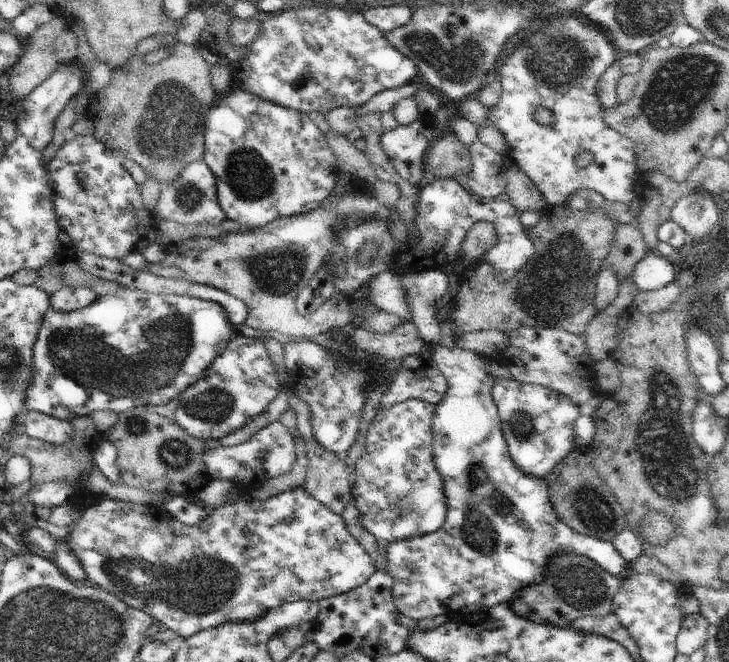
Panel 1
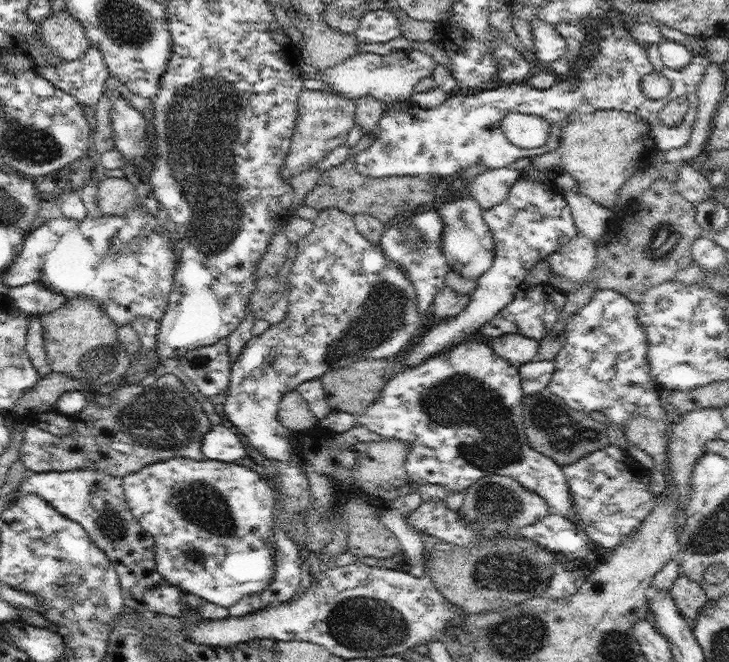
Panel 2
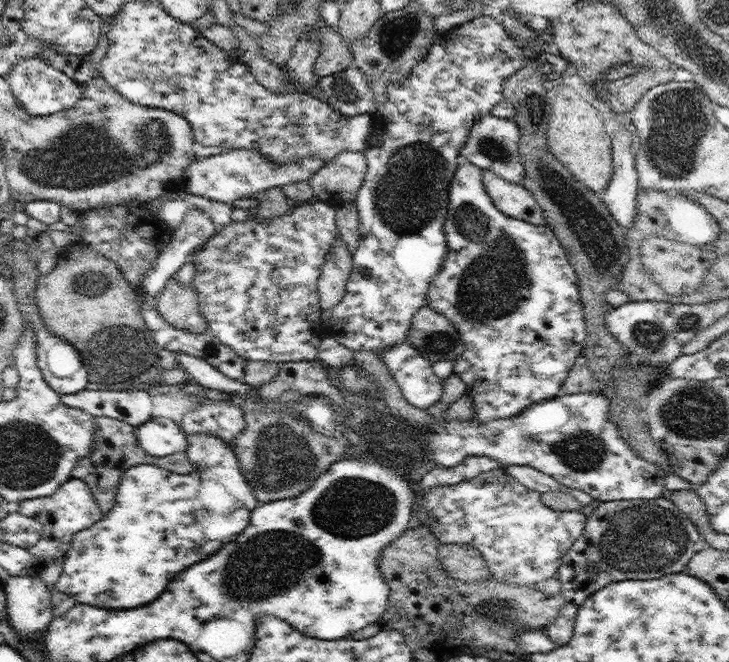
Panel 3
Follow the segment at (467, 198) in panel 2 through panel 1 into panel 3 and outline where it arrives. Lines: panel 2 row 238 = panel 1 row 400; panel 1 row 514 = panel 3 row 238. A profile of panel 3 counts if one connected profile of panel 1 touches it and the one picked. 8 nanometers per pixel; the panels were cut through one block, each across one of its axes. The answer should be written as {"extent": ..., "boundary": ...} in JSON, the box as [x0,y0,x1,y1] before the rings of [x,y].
{"extent":[427,163,588,422],"boundary":[[[468,163],[457,166],[451,180],[449,190],[448,218],[444,224],[444,234],[447,240],[448,254],[442,263],[437,277],[428,285],[427,306],[437,310],[454,325],[465,345],[465,351],[454,361],[454,374],[457,374],[466,384],[467,395],[474,403],[473,416],[480,422],[488,422],[495,418],[510,418],[520,414],[536,402],[553,399],[560,390],[574,363],[583,353],[583,346],[588,334],[584,320],[583,306],[579,295],[578,277],[569,263],[567,250],[561,245],[558,237],[548,225],[535,226],[530,222],[510,218],[494,204],[483,185],[482,171],[478,166]]]}

